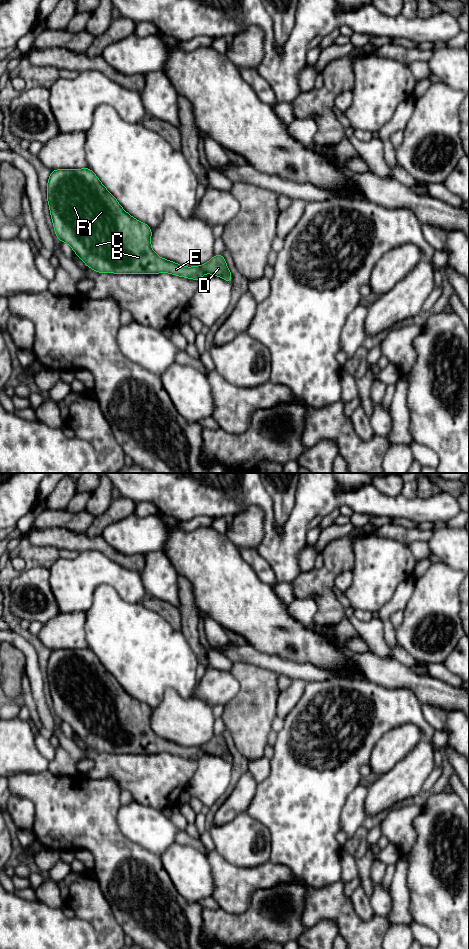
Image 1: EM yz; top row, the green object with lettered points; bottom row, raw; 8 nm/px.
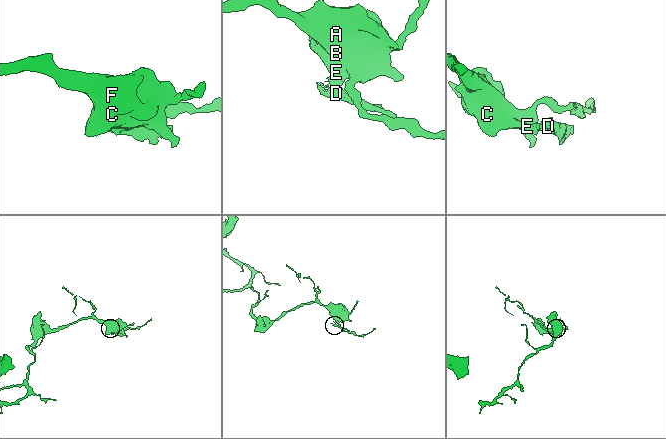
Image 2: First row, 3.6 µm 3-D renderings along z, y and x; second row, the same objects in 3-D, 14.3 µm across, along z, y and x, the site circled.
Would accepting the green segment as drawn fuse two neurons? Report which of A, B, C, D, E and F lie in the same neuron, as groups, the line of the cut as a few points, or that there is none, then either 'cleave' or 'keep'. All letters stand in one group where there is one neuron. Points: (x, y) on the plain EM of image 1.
A B C E F / D | yz (198, 746), (204, 752) | cleave

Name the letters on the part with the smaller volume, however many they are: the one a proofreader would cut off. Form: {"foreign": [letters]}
{"foreign": ["D"]}

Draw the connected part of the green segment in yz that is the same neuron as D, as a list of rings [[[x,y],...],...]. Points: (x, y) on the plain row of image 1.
[[[223,734],[214,735],[210,741],[199,746],[207,754],[213,754],[223,758],[225,761],[232,763],[232,754],[227,747]]]

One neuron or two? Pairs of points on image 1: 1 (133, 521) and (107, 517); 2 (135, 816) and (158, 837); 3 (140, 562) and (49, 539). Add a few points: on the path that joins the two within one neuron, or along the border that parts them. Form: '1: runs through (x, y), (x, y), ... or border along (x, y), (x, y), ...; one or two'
1: border along (134, 512), (109, 524), (103, 532); two
2: runs through (141, 822), (152, 831); one
3: runs through (117, 557), (98, 543), (72, 541); one

